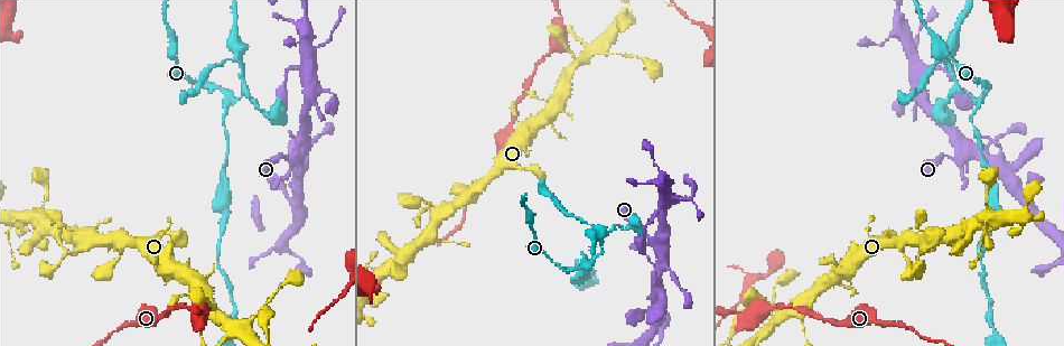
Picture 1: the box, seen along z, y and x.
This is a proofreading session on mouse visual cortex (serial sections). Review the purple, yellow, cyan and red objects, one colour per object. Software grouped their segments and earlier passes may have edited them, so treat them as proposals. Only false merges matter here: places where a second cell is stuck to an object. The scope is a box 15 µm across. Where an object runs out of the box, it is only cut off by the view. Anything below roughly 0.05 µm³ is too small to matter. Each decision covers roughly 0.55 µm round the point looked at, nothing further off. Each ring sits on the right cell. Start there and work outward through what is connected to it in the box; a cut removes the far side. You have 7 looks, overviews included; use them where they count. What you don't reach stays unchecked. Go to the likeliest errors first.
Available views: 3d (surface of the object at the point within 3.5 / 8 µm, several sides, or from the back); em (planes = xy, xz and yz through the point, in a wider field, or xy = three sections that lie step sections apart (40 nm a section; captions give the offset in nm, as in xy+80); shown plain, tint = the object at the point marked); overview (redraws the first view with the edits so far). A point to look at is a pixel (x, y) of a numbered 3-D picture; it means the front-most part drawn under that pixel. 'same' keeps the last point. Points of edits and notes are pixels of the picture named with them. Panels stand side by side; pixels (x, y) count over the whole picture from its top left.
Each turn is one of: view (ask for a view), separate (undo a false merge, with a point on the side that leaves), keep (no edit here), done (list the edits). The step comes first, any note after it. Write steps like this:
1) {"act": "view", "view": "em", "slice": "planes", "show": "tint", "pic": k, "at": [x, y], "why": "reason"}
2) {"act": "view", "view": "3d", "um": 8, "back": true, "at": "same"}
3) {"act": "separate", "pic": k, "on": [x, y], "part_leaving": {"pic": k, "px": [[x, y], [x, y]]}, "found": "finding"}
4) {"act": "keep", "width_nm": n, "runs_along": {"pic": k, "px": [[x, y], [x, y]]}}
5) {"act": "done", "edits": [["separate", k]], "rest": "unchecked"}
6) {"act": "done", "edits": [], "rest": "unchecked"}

{"act": "view", "view": "em", "slice": "xy", "step": 5, "show": "tint", "pic": 1, "at": [959, 155], "why": "small branch off a trunk"}

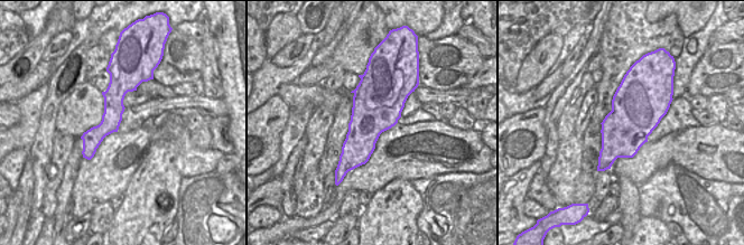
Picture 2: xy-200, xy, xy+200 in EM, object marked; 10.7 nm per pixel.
{"act": "view", "view": "3d", "um": 3.5, "at": "same"}

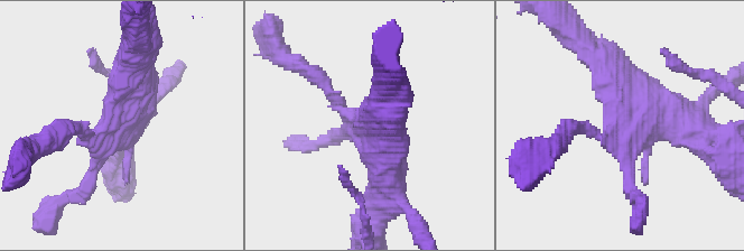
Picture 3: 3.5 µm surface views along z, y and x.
{"act": "keep", "found": "one cell here"}

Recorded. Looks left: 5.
{"act": "view", "view": "3d", "um": 3.5, "back": true, "pic": 1, "at": [587, 266], "why": "side arm on a straight run"}

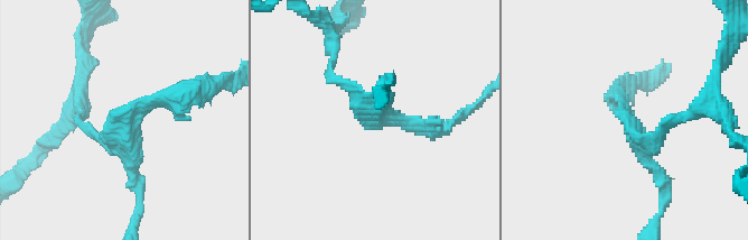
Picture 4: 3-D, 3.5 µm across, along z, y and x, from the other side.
{"act": "view", "view": "em", "slice": "xy", "step": 3, "show": "tint", "pic": 4, "at": [129, 121], "arms": 3, "arm_widths_nm": [150, 200, 250], "why": "now the EM"}

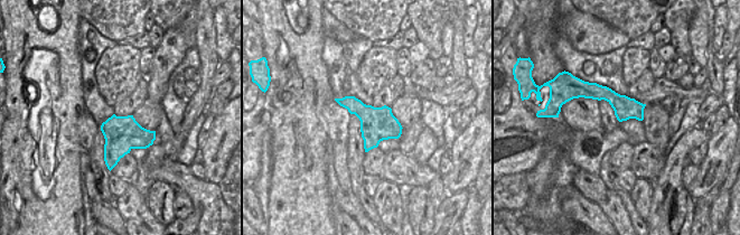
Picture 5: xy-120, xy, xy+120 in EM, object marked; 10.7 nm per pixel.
{"act": "separate", "pic": 4, "on": [672, 123], "border": {"pic": 5, "px": [[155, 134], [134, 148]]}, "found": "a second cell is stuck on"}

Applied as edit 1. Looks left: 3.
{"act": "view", "view": "3d", "um": 8, "pic": 1, "at": [136, 325], "why": "sudden change in width"}

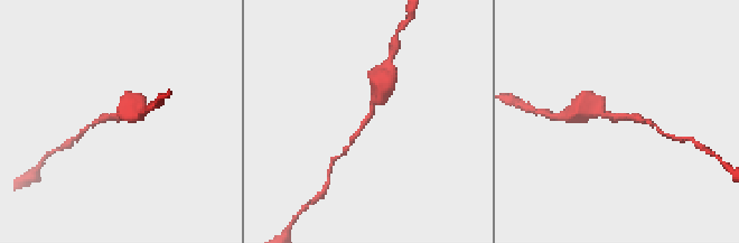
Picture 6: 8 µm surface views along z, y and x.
{"act": "view", "view": "3d", "um": 3.5, "pic": 6, "at": [115, 116]}

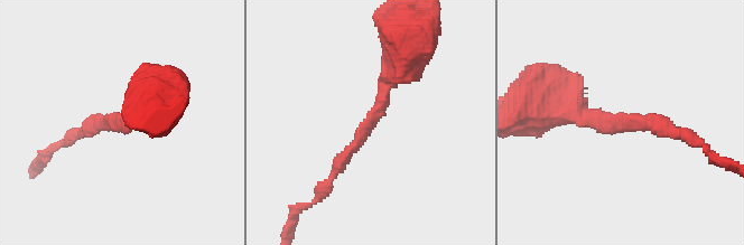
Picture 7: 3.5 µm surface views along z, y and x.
{"act": "keep", "runs_along": {"pic": 7, "px": [[405, 31], [381, 106], [343, 160]]}, "found": "continuous, no second cell"}

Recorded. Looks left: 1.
{"act": "done", "edits": [["separate", 4]], "rest": "unchecked"}

